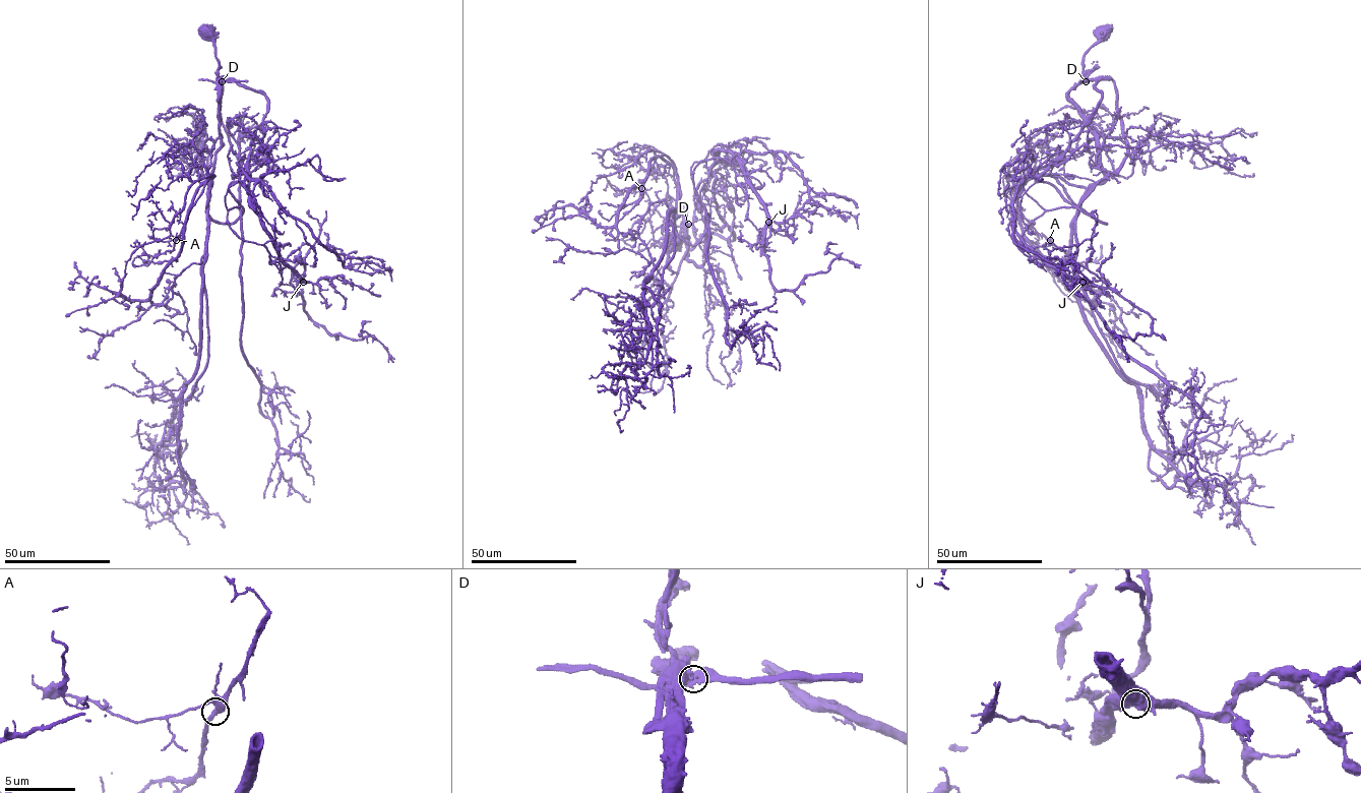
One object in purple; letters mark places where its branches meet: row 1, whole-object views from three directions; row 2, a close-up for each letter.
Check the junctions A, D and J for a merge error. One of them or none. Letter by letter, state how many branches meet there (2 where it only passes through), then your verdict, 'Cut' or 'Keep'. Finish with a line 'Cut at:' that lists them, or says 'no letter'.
A: Branches: 2. Keep
D: Branches: 2. Cut
J: Branches: 2. Keep
Cut at: D

